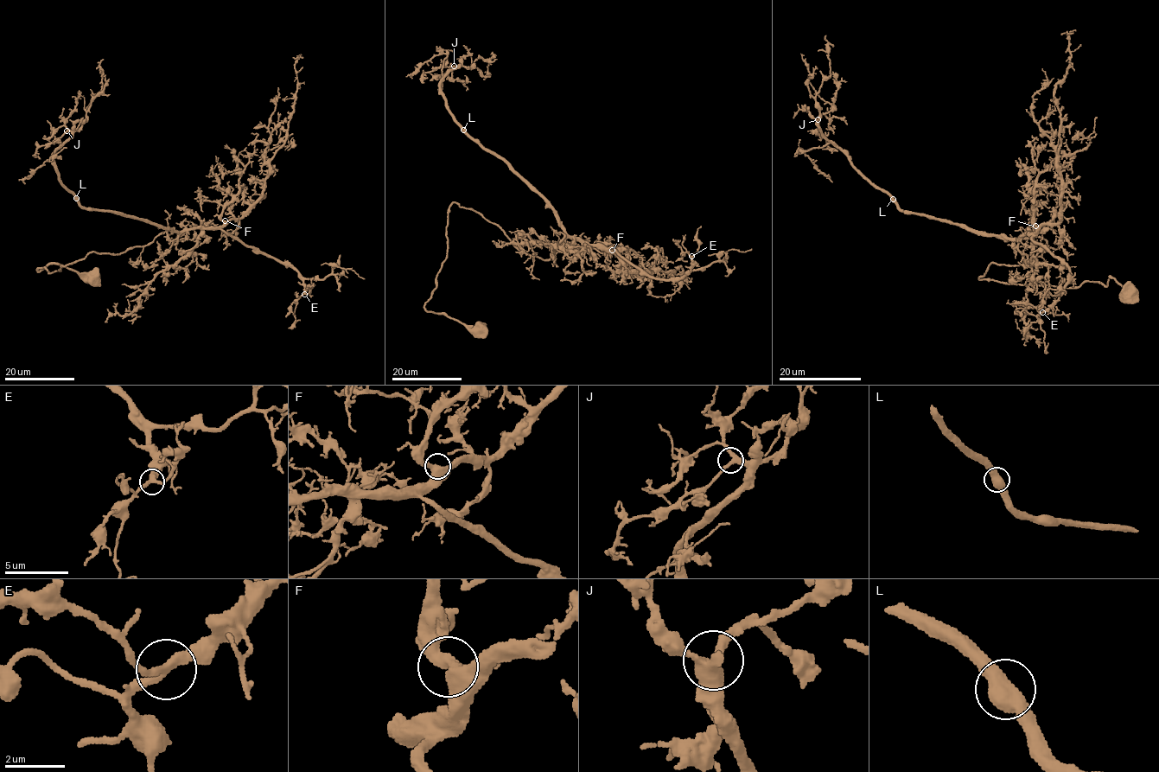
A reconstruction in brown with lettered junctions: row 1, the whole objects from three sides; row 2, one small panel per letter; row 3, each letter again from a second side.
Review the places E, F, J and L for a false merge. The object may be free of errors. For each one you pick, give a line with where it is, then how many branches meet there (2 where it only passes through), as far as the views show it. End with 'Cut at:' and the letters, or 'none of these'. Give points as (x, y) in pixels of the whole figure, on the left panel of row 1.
Cut at: none of these

